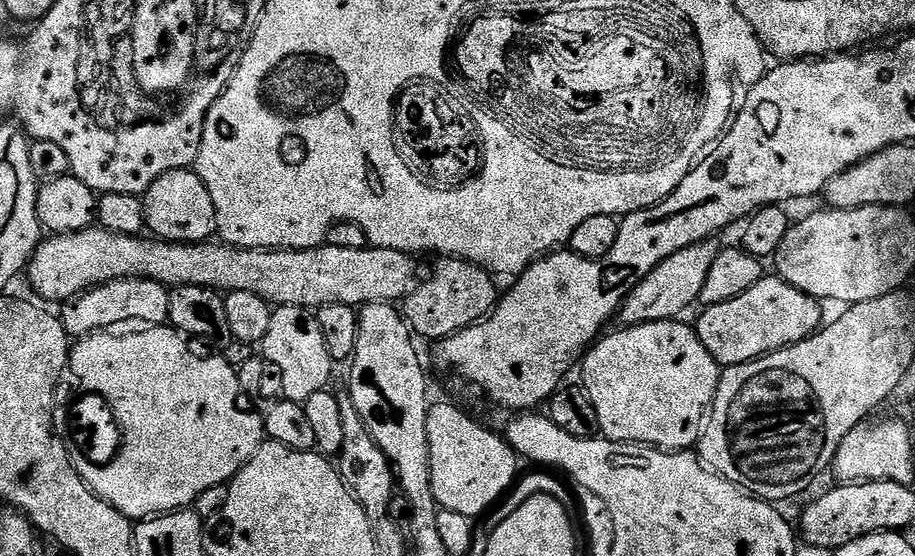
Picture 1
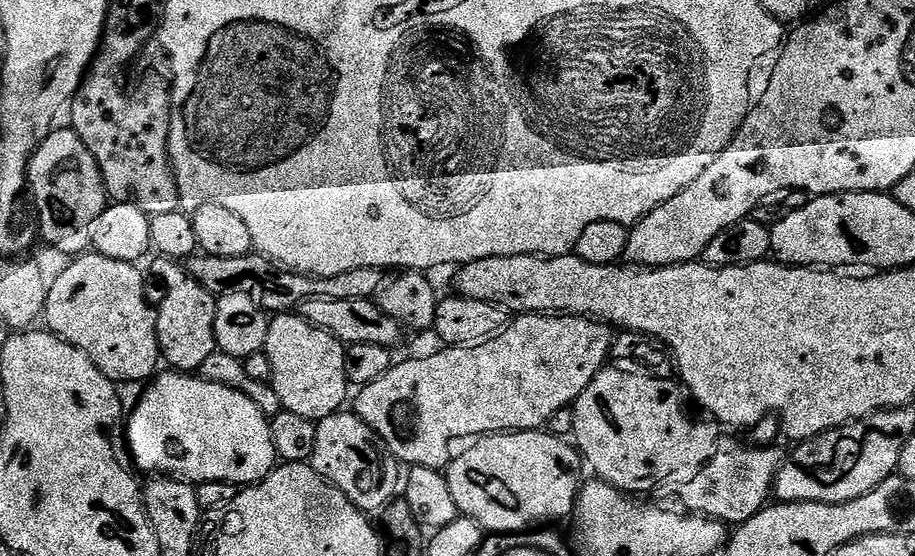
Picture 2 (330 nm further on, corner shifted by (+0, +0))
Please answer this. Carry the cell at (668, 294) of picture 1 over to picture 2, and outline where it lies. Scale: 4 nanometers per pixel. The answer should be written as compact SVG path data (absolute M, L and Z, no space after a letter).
M520 314L505 327L504 331L498 333L497 336L493 336L492 339L484 341L483 344L473 344L466 348L444 346L439 349L441 352L432 352L429 356L418 357L417 360L404 360L401 364L400 361L393 363L390 371L382 374L382 378L378 378L378 382L370 382L365 388L361 388L355 393L354 404L356 400L356 405L354 405L354 411L357 416L362 418L362 422L366 422L366 426L370 426L370 430L374 430L374 434L383 440L385 449L391 455L393 452L397 456L393 457L401 465L426 466L427 468L444 470L447 469L450 463L448 444L454 443L455 440L465 439L464 441L467 441L469 438L490 436L497 432L530 432L540 430L547 425L550 418L554 418L554 414L558 414L558 410L572 408L576 403L576 399L586 390L586 386L590 386L590 382L600 373L601 368L609 363L613 339L614 332L609 325L587 316Z

